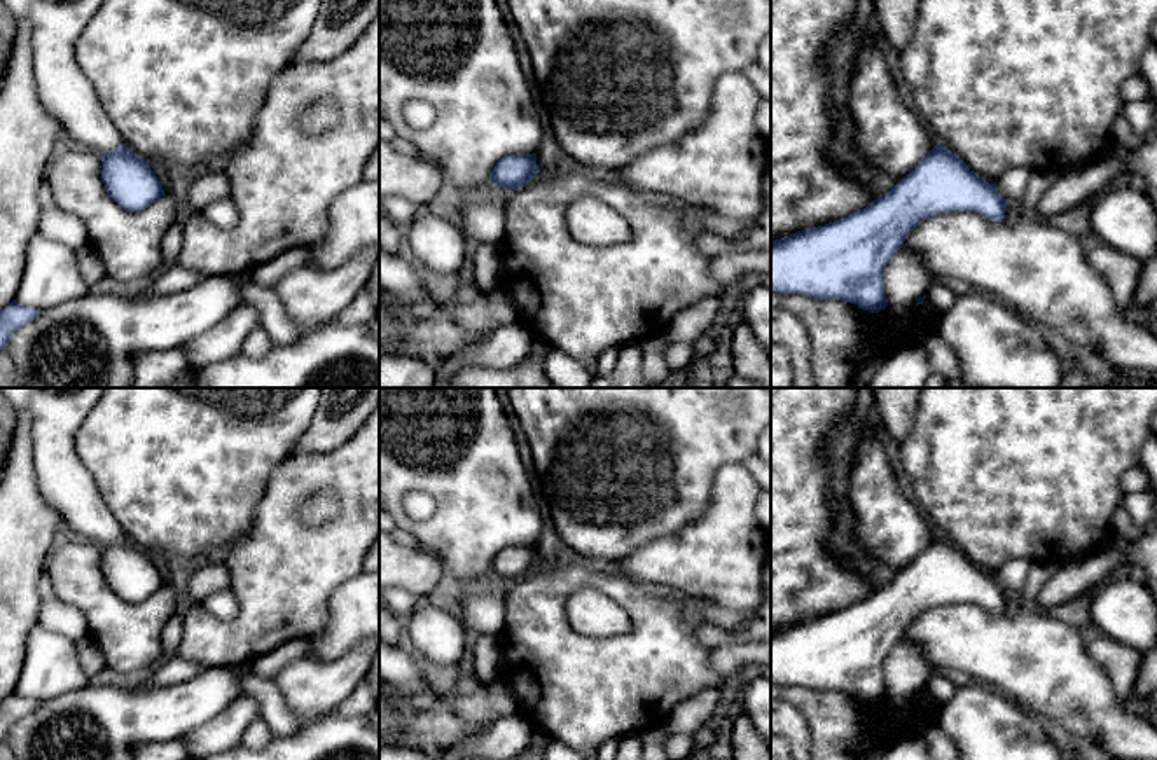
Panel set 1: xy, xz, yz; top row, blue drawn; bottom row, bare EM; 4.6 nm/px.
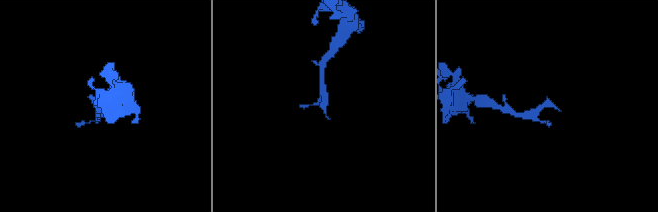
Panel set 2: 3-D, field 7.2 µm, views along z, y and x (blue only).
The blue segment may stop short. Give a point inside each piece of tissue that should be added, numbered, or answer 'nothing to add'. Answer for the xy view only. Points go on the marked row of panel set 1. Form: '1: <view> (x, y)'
1: xy (65, 91)

